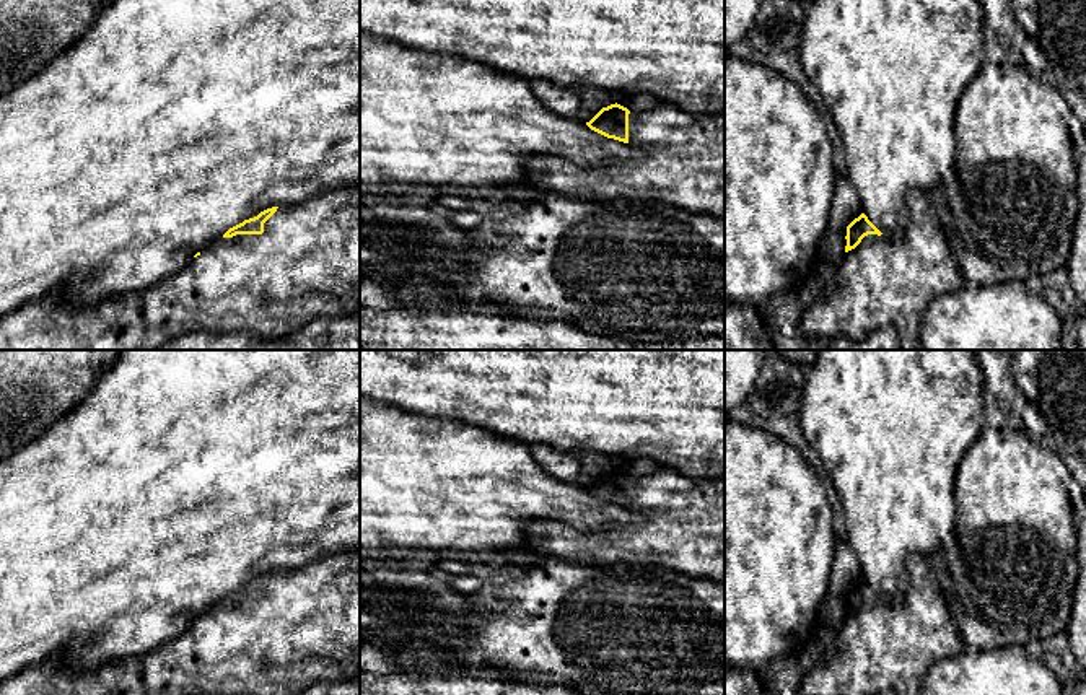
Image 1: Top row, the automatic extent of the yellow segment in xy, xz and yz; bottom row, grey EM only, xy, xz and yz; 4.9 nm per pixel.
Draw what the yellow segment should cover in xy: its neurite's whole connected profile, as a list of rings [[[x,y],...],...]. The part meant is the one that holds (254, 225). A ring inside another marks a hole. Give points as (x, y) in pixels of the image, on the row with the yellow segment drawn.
[[[360,184],[326,190],[296,205],[272,207],[230,228],[197,252],[189,265],[158,283],[125,295],[77,306],[60,293],[29,303],[0,317],[0,350],[158,350],[195,330],[252,332],[275,339],[317,317],[360,311]]]

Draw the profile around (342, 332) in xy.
[[[360,311],[342,317],[317,317],[275,339],[252,332],[182,334],[158,350],[360,350]]]

